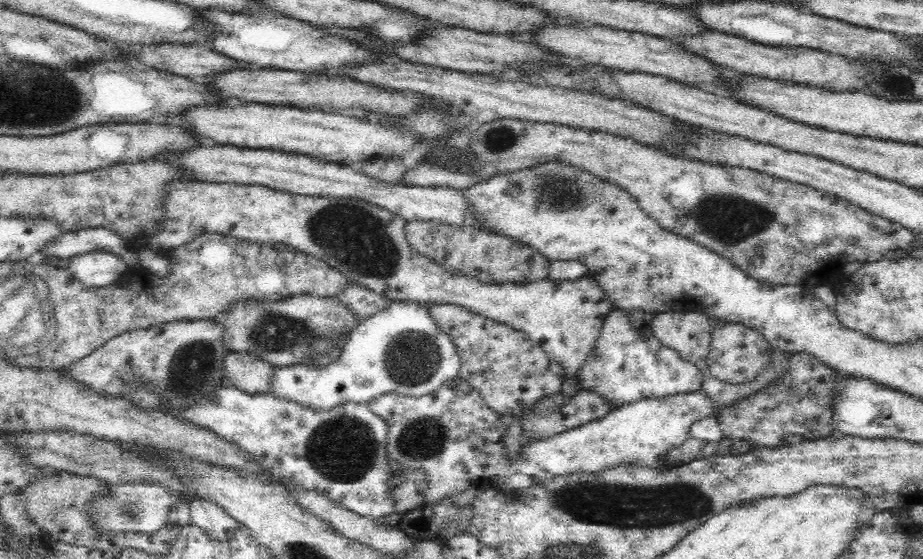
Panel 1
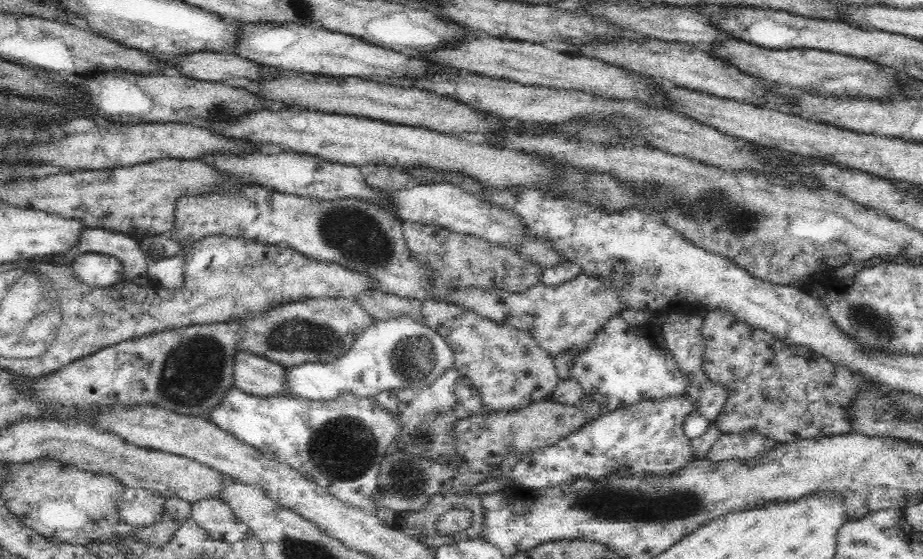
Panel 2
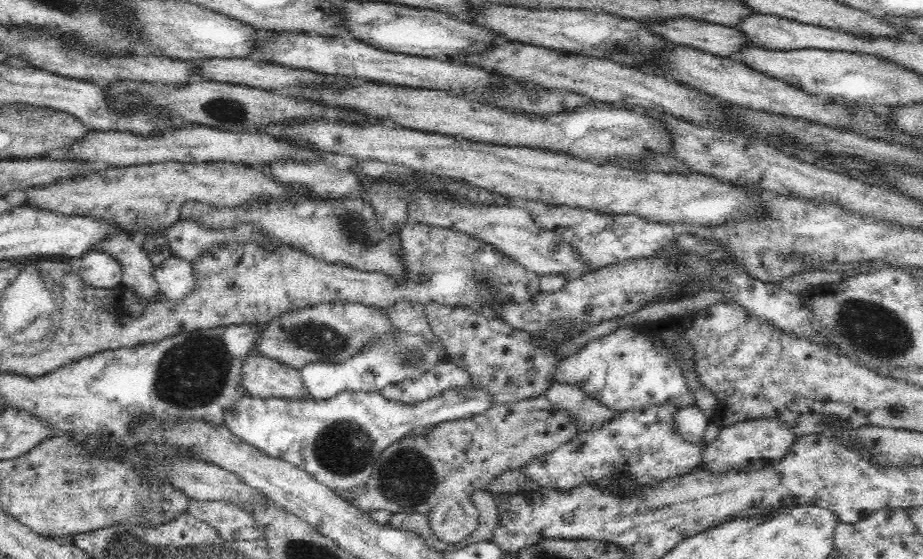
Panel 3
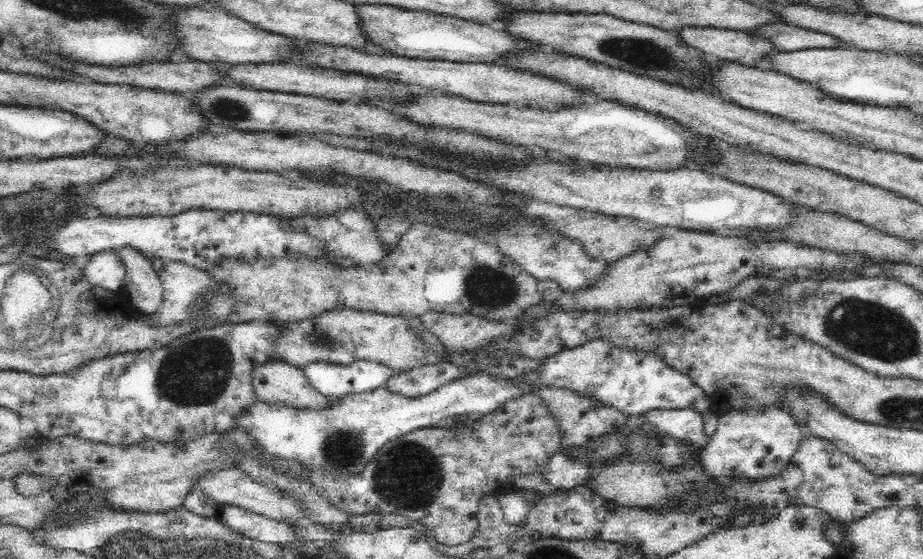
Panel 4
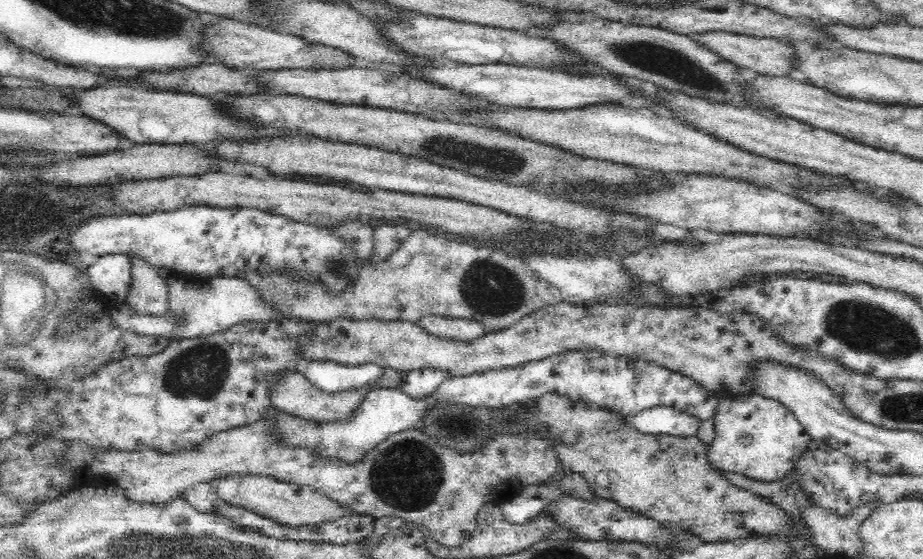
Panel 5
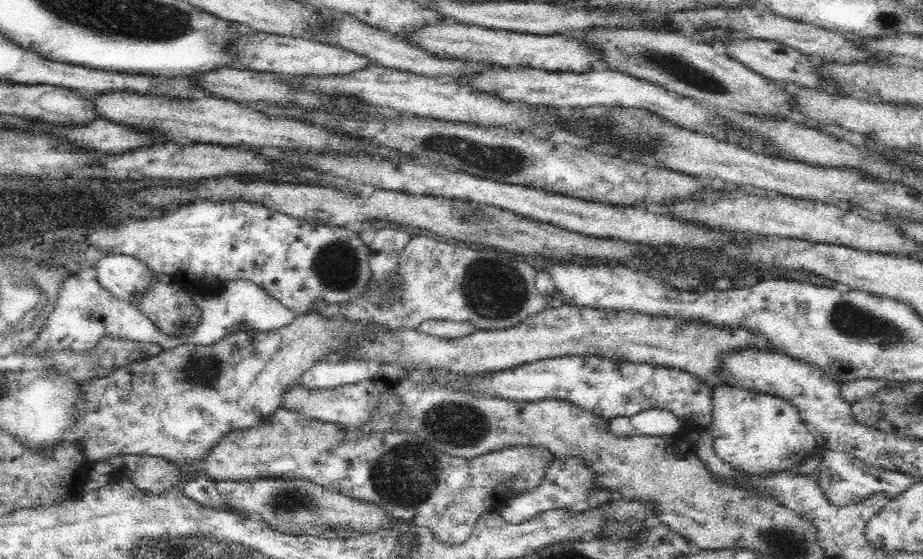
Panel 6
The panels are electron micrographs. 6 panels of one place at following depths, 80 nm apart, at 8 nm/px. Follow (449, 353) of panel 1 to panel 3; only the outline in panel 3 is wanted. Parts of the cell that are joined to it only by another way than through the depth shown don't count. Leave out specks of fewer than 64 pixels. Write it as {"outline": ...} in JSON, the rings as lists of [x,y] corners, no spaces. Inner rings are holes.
{"outline":[[[396,331],[391,335],[378,337],[371,345],[360,353],[356,353],[348,360],[338,364],[308,363],[301,368],[301,380],[311,398],[328,400],[344,391],[378,392],[392,382],[400,382],[404,378],[416,380],[420,374],[428,372],[439,362],[446,361],[442,355],[428,347],[430,343],[418,335]]]}

